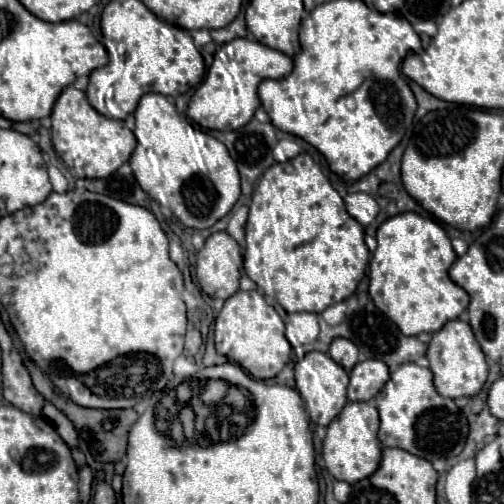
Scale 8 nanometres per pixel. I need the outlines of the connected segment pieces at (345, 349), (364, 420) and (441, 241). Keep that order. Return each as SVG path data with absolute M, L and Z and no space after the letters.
M334 338L332 344L330 344L330 352L328 354L342 368L346 368L346 372L350 372L350 368L354 368L354 364L358 362L358 348L348 338Z
M348 402L342 412L328 424L328 432L322 446L322 456L328 472L336 480L344 480L348 484L354 484L380 464L380 440L378 440L378 412L372 402Z
M402 212L380 224L376 232L378 248L370 260L370 298L374 304L402 330L406 336L416 336L420 332L436 332L448 320L454 320L466 310L470 296L450 280L448 268L456 260L450 238L437 221L420 216L416 212Z

